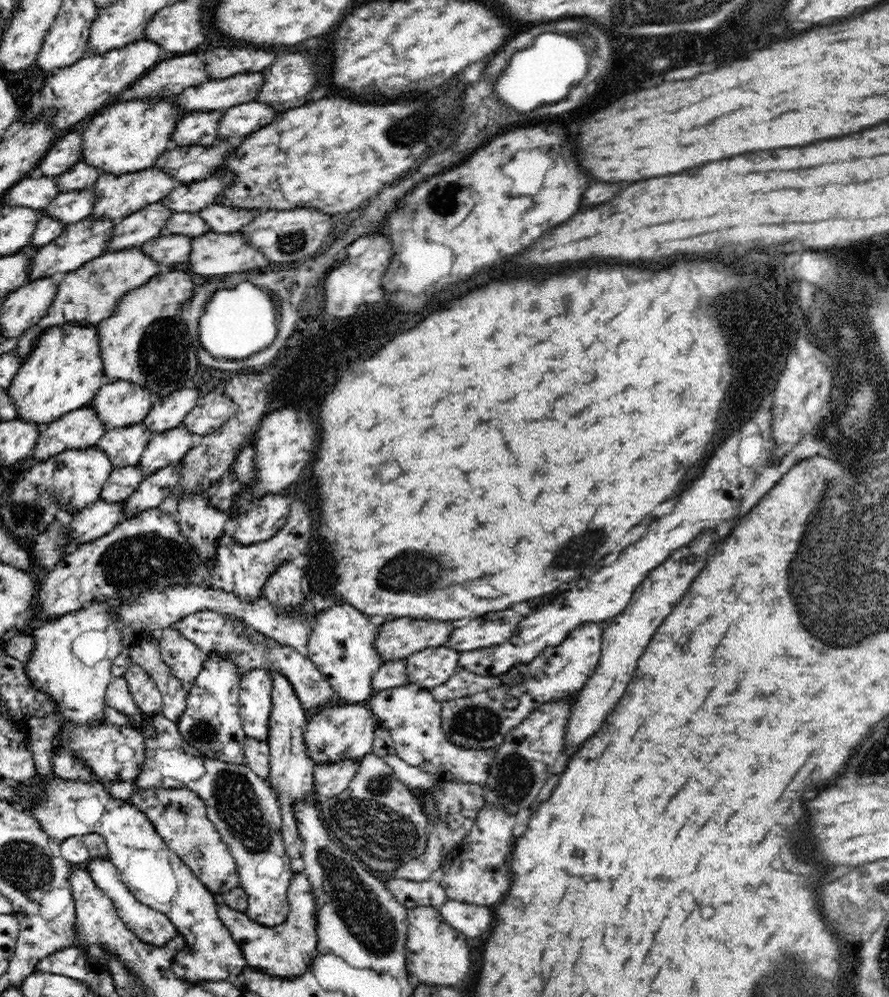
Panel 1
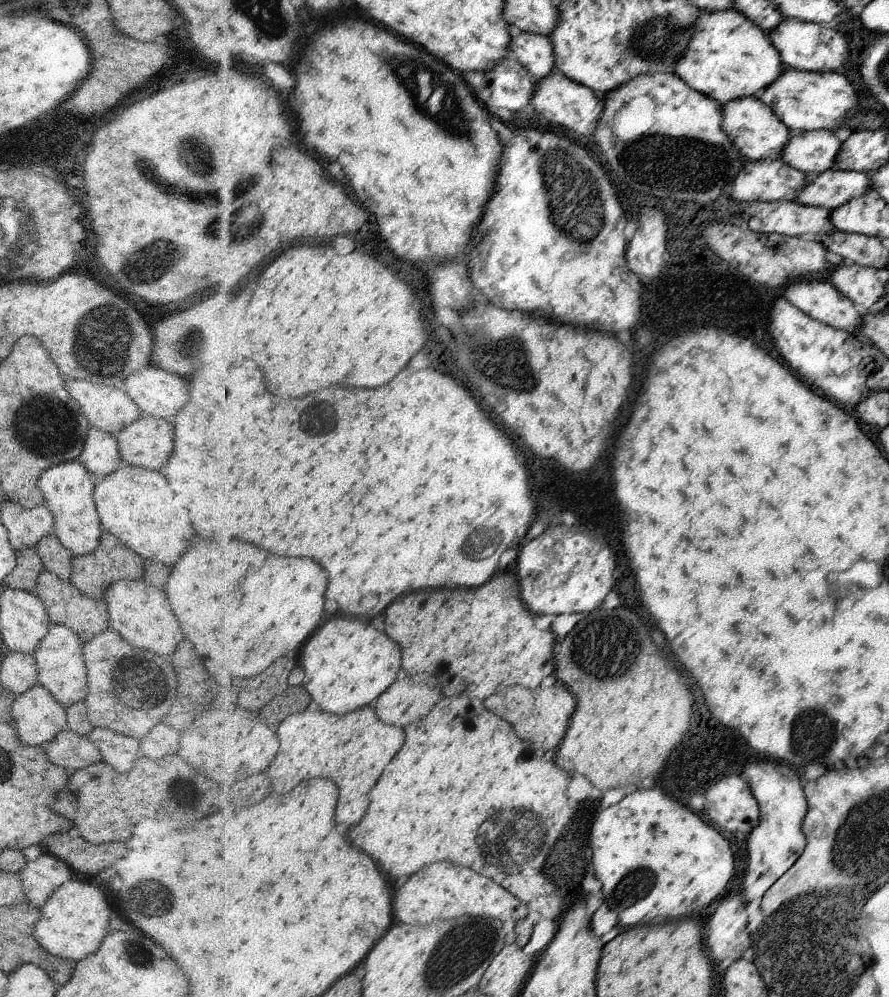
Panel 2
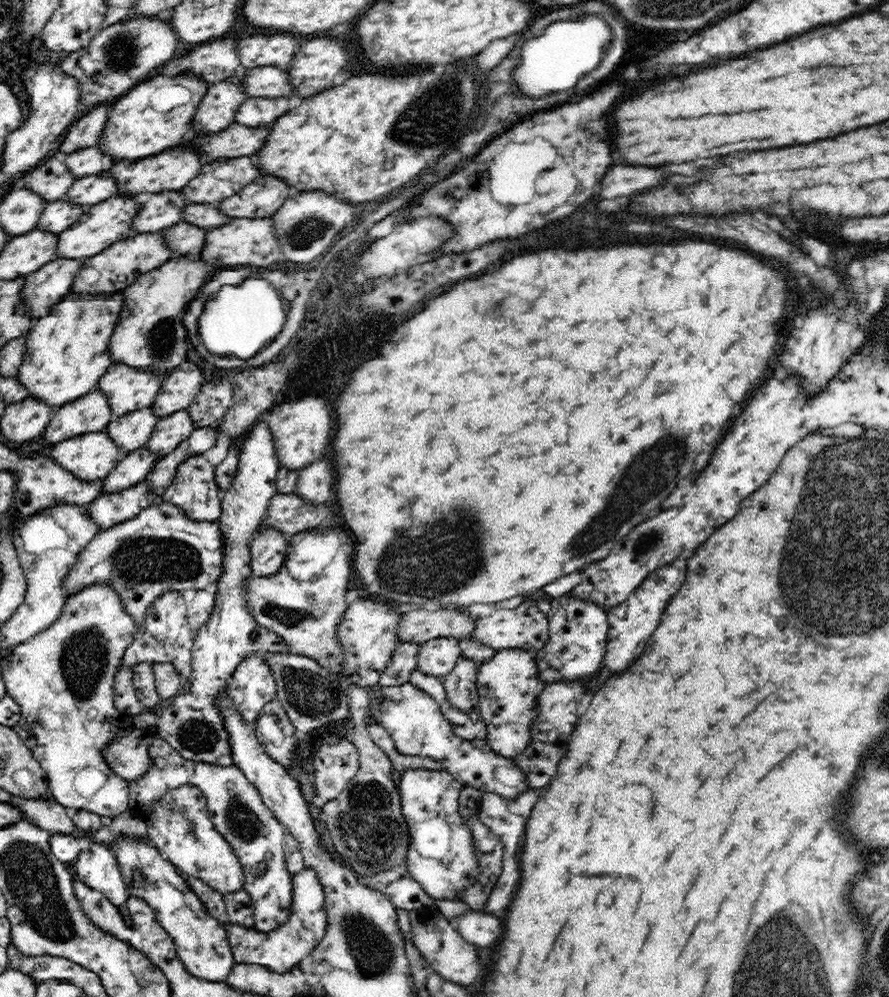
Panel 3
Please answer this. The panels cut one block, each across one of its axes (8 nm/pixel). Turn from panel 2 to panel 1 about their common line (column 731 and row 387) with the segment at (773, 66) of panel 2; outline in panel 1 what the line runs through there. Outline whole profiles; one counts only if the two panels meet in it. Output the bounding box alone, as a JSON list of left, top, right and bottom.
[7,324,108,424]

